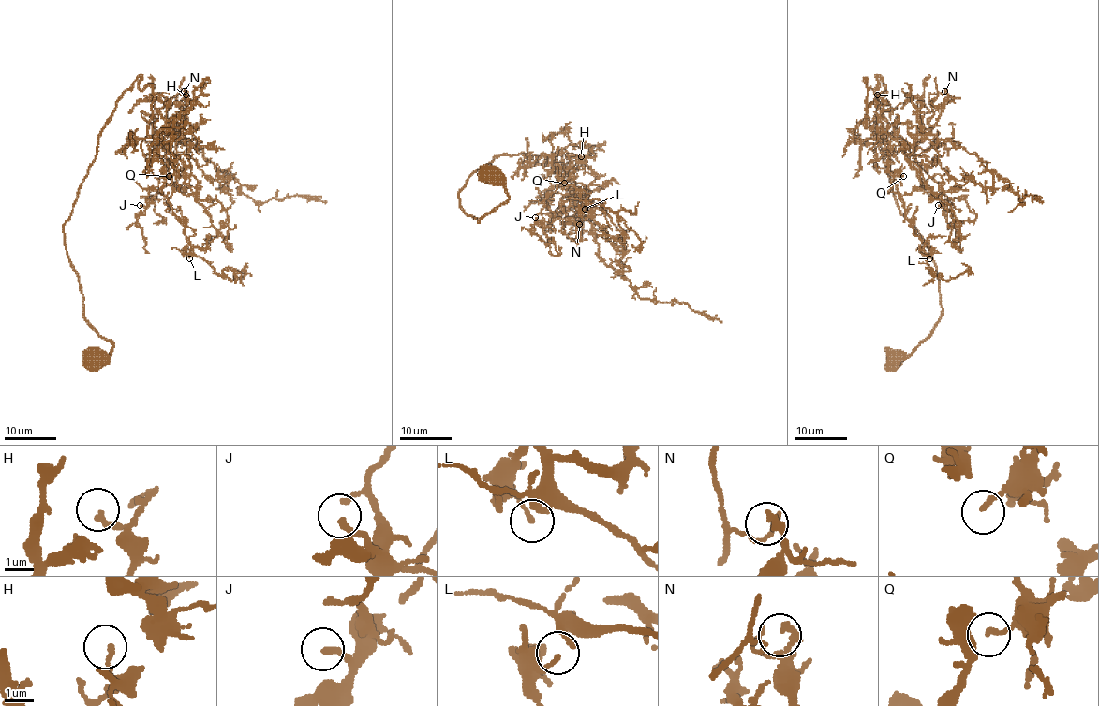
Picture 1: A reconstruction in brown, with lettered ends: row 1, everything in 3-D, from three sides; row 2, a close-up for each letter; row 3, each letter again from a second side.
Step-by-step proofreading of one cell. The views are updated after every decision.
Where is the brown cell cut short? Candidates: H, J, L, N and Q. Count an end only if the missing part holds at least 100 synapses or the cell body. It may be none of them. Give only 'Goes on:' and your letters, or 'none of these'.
Goes on: L

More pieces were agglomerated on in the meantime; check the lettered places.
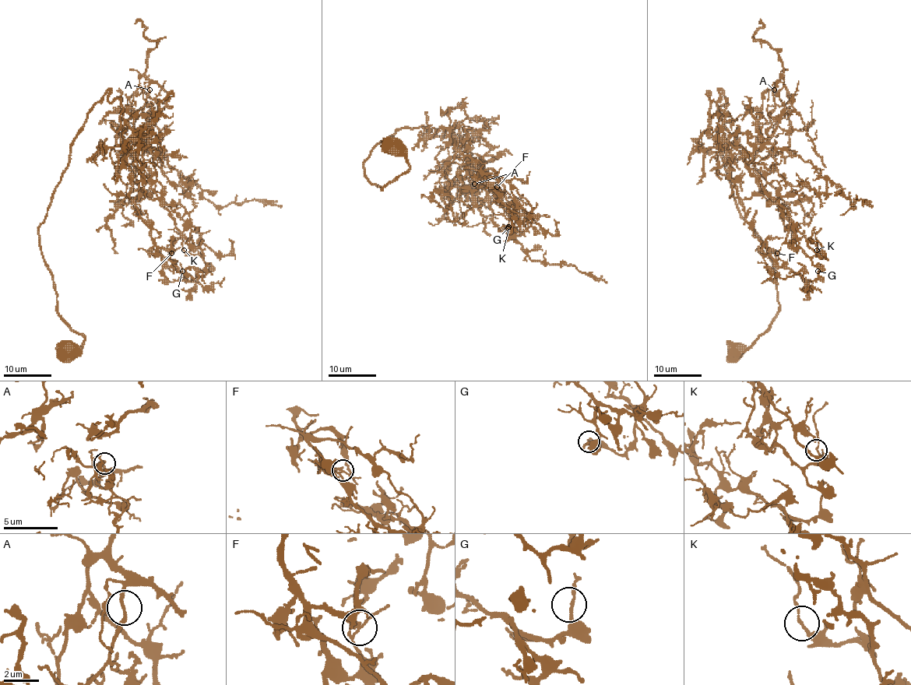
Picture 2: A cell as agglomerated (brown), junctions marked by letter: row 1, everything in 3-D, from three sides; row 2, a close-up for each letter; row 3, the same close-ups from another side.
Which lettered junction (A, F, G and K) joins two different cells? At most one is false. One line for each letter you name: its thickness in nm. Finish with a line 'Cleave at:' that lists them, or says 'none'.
A: 160 nm thick
Cleave at: A

